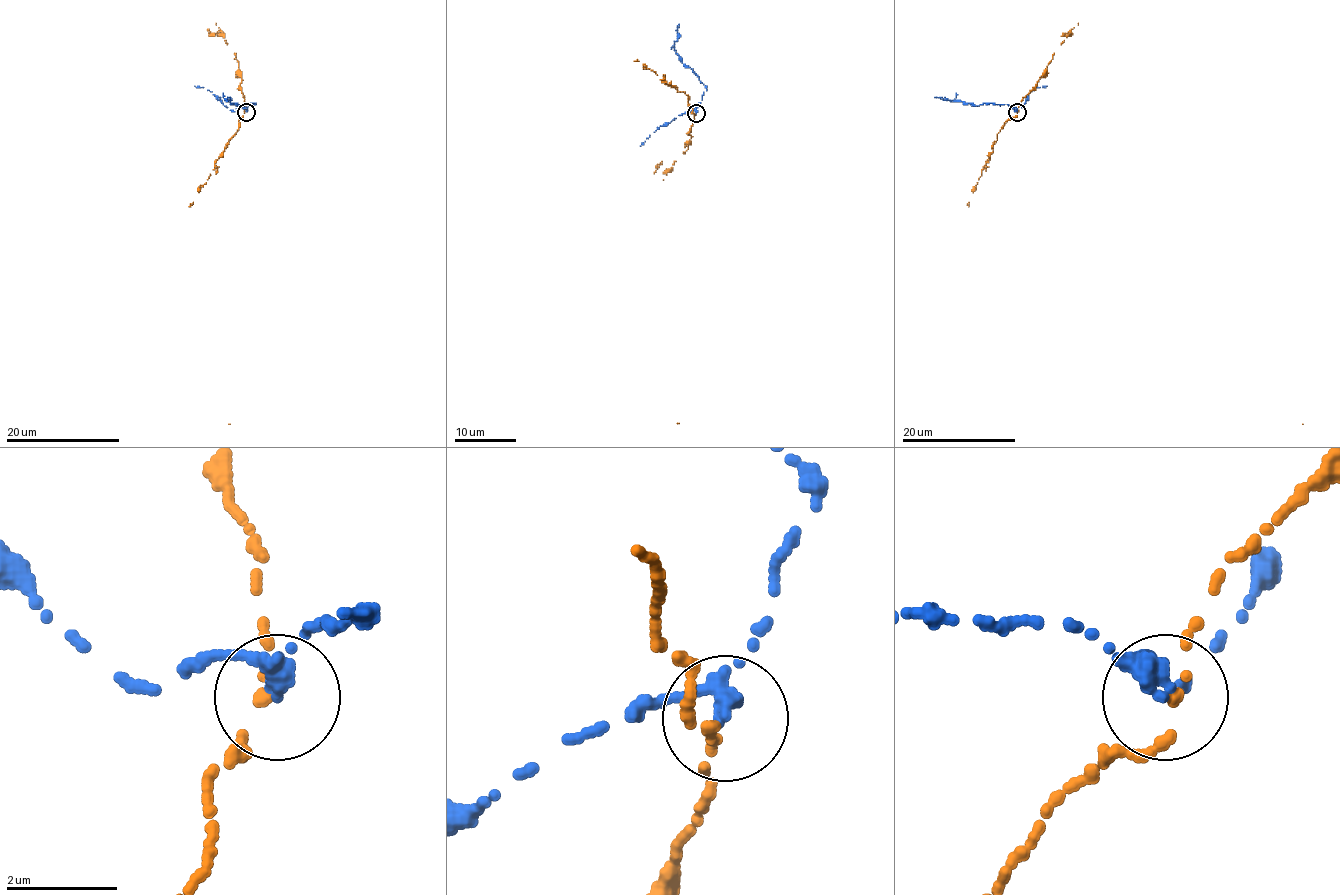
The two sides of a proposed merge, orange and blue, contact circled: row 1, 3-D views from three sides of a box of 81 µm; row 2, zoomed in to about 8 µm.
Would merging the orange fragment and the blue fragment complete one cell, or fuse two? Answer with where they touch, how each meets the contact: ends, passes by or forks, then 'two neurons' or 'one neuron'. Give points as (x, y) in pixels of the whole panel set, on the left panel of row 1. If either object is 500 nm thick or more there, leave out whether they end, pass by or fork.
place (246, 112); orange passes by; blue ends; two neurons

